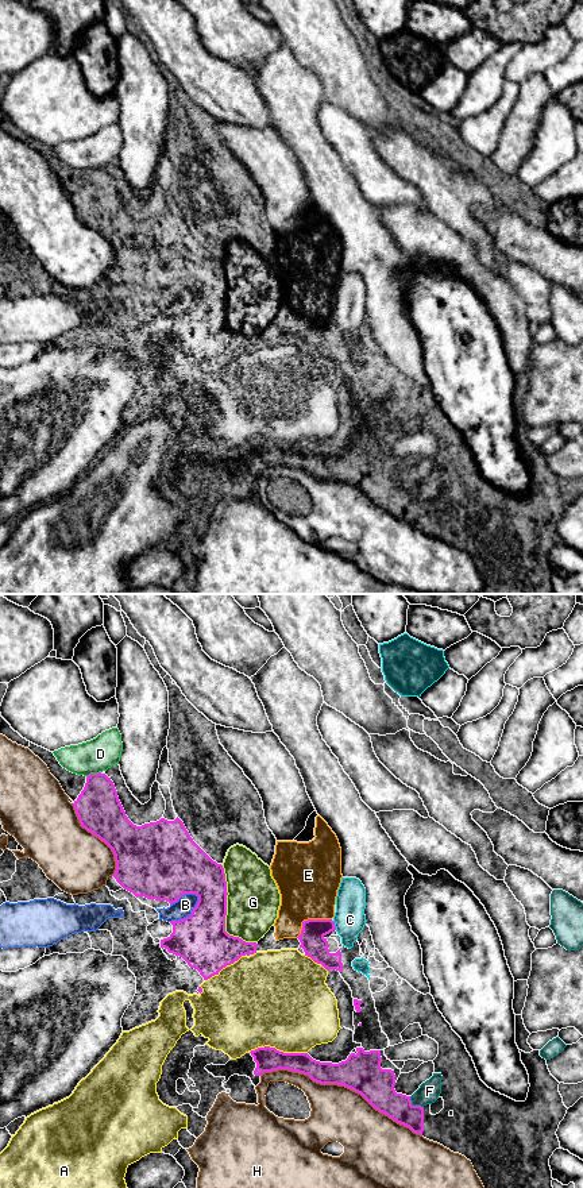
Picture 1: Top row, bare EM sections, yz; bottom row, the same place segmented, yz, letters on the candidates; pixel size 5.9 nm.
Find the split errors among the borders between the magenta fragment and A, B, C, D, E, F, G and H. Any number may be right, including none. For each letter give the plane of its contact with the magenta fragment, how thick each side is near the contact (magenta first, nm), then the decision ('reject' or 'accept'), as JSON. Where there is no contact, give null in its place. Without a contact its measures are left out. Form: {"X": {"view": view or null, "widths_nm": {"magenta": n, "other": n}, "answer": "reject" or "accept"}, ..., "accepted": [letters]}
{"A": {"view": "yz", "widths_nm": {"magenta": 150, "other": 480}, "answer": "reject"}, "B": {"view": "yz", "widths_nm": {"magenta": 300, "other": 110}, "answer": "reject"}, "C": {"view": "yz", "widths_nm": {"magenta": 150, "other": 190}, "answer": "reject"}, "D": {"view": "yz", "widths_nm": {"magenta": 260, "other": 200}, "answer": "reject"}, "E": {"view": "yz", "widths_nm": {"magenta": 150, "other": 380}, "answer": "accept"}, "F": {"view": "yz", "widths_nm": {"magenta": 190, "other": 130}, "answer": "reject"}, "G": {"view": "yz", "widths_nm": {"magenta": 300, "other": 320}, "answer": "reject"}, "H": {"view": "yz", "widths_nm": {"magenta": 240, "other": 320}, "answer": "reject"}, "accepted": ["E"]}

